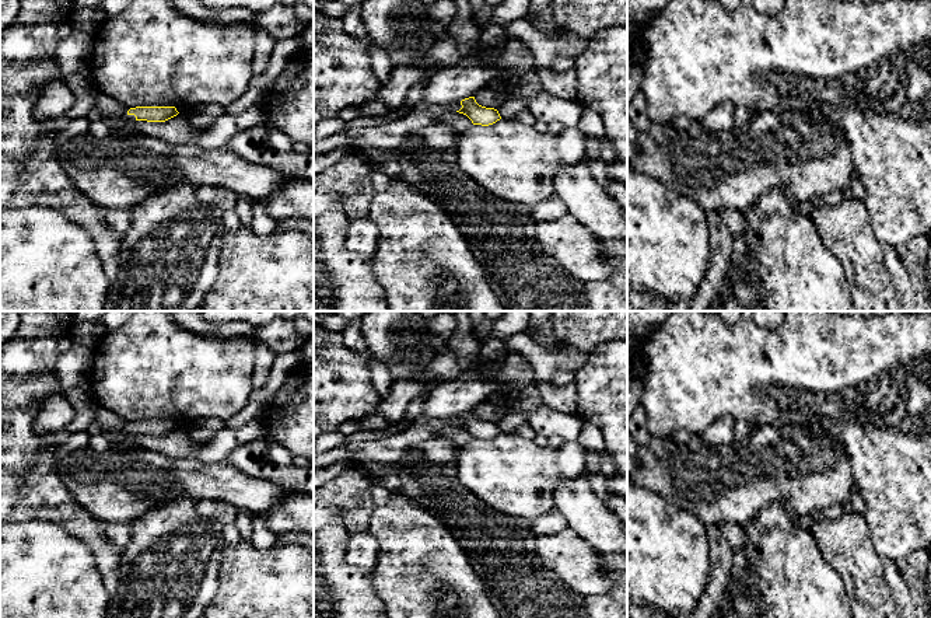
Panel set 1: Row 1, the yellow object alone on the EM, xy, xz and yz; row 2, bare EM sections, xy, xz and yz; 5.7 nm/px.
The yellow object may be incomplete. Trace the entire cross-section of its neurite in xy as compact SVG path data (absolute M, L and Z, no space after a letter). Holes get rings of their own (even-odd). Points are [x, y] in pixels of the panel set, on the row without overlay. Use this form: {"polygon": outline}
{"polygon": "M136 420L127 422L125 432L130 436L147 434L147 436L165 436L179 426L175 420Z"}

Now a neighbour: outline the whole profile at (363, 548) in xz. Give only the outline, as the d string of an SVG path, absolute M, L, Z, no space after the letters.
M364 530L350 534L344 558L347 563L372 572L378 552L378 541L367 530Z

